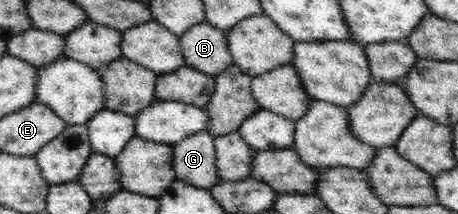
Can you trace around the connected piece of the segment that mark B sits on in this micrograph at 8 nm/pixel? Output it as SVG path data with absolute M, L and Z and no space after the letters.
M201 22L191 26L178 39L187 67L217 77L235 65L223 29Z

